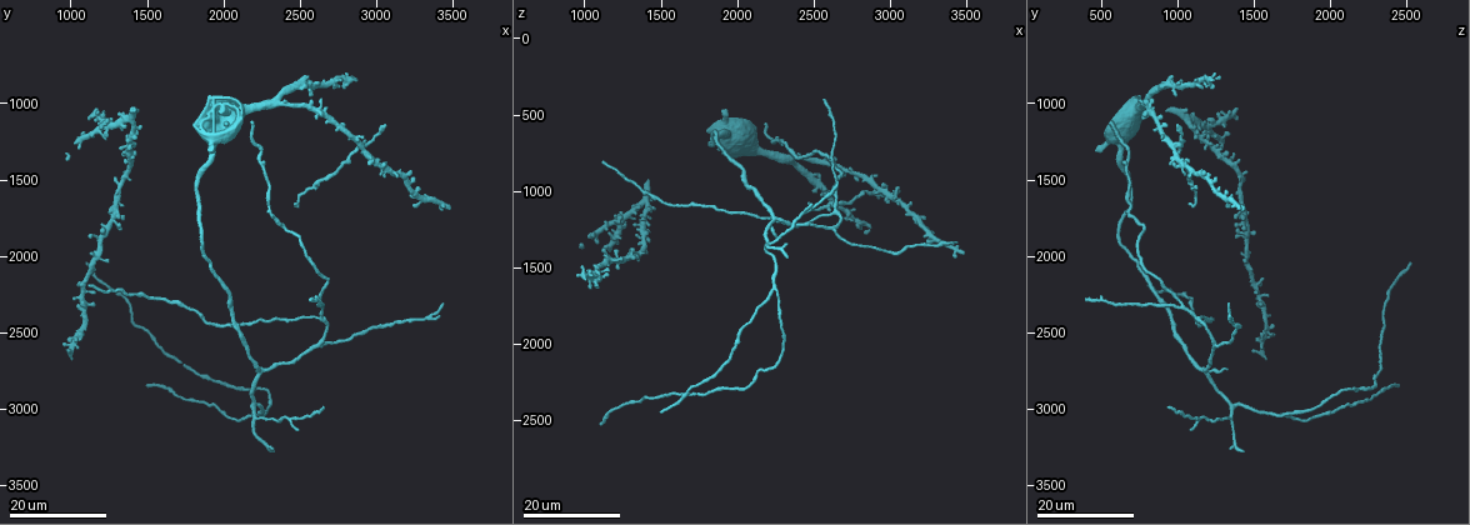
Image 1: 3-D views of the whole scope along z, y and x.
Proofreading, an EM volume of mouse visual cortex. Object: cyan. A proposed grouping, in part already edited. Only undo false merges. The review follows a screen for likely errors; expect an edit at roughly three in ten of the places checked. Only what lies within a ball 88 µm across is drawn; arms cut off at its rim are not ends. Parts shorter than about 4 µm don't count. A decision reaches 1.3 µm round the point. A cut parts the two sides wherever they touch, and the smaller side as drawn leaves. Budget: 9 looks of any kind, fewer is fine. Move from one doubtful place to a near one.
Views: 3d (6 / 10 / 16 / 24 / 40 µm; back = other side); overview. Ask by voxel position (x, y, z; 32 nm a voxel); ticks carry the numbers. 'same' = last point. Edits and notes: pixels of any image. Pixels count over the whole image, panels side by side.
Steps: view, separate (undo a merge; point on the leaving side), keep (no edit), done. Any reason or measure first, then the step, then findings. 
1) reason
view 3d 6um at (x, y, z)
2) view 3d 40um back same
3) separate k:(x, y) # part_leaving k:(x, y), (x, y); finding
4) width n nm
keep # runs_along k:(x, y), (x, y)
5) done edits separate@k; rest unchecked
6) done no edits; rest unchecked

two arms in line, one across
view 3d 24um at (2240, 3040, 1620)

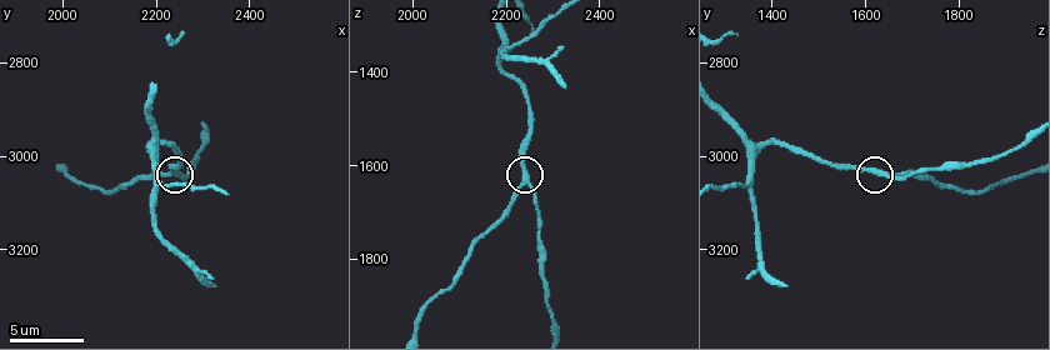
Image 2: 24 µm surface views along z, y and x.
closer look
view 3d 10um at (2250, 3040, 1640)

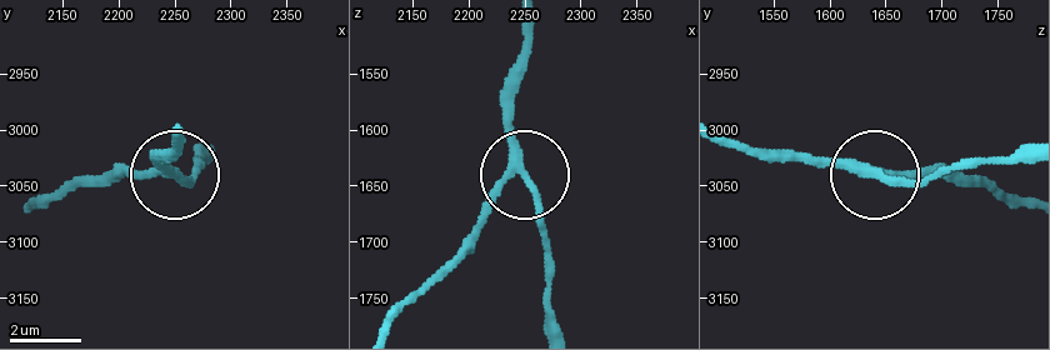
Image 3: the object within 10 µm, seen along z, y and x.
width 260 nm
keep # runs_along 3:(723, 133), (785, 156), (848, 156), (878, 175), (961, 175); continuous, no second neuron

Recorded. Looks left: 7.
arms part here
view 3d 10um at (2195, 2985, 1365)

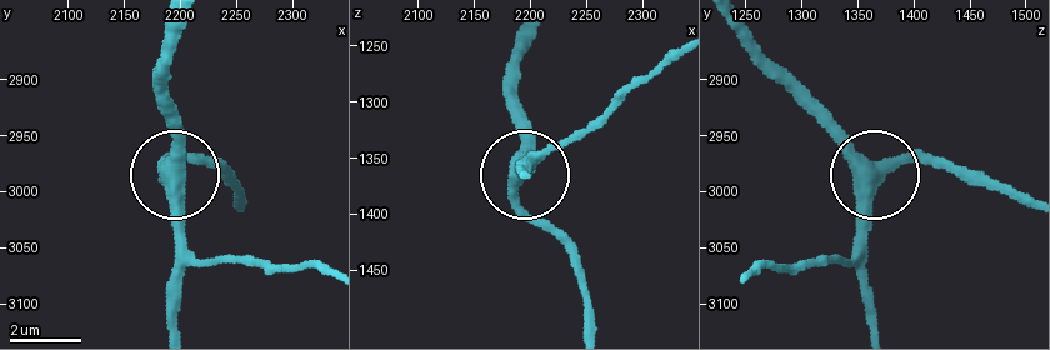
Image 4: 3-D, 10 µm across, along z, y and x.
view 3d 6um at (2188, 2986, 1370)

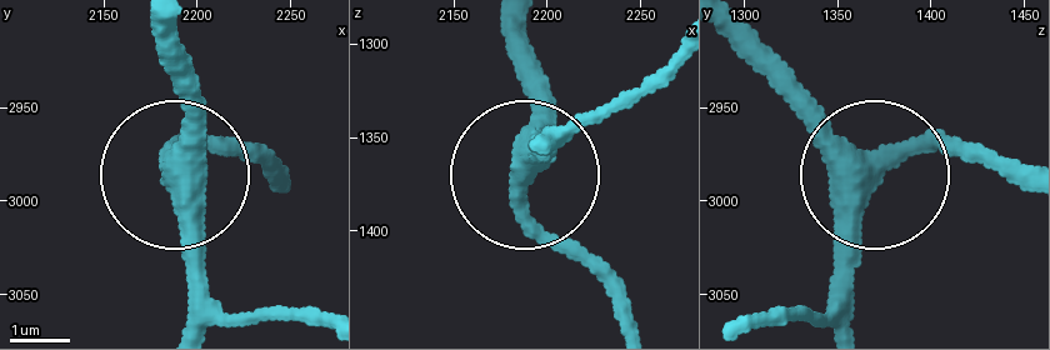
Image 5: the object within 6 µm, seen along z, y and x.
arms 3
keep # runs_along 5:(721, 21), (866, 171), (856, 320); continuous, no second neuron

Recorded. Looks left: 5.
view 3d 24um at (2260, 2740, 1180)

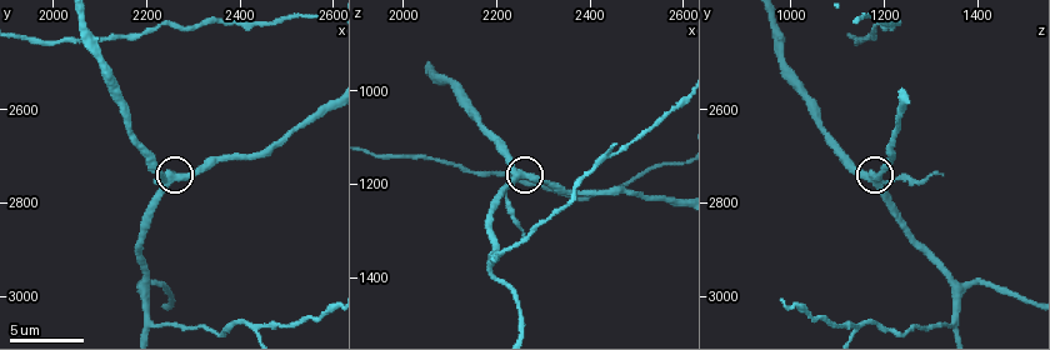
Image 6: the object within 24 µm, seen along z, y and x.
zoom in
view 3d 10um at (2240, 2760, 1185)

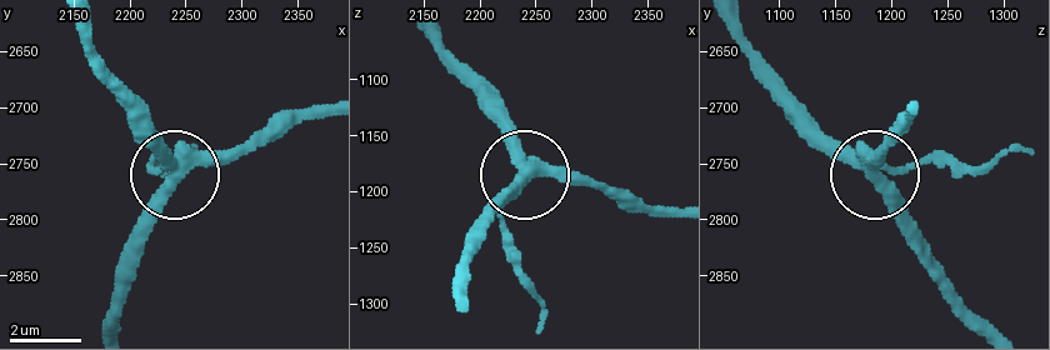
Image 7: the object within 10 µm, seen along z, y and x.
side_arm 96 um
separate 7:(503, 225) # part_leaving 7:(518, 176), (500, 228), (515, 271), (541, 308), (541, 325); two neurons meet here

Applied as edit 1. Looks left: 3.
see it whole again
view overview

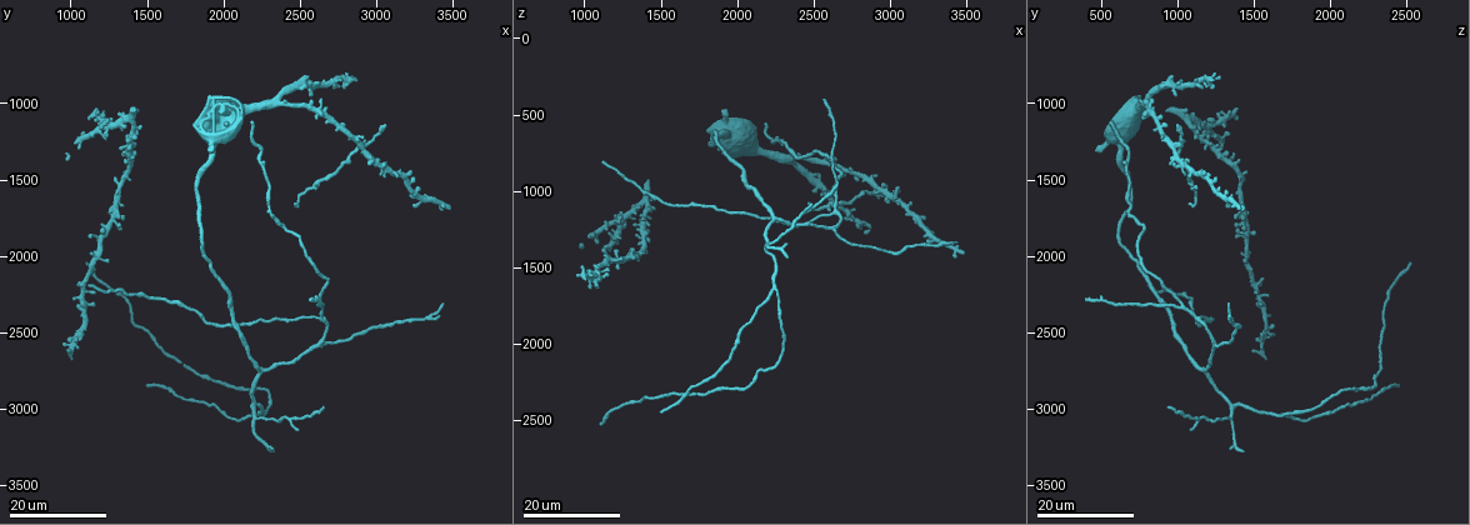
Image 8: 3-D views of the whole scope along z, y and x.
branch point
view 3d 24um at (2900, 1300, 960)

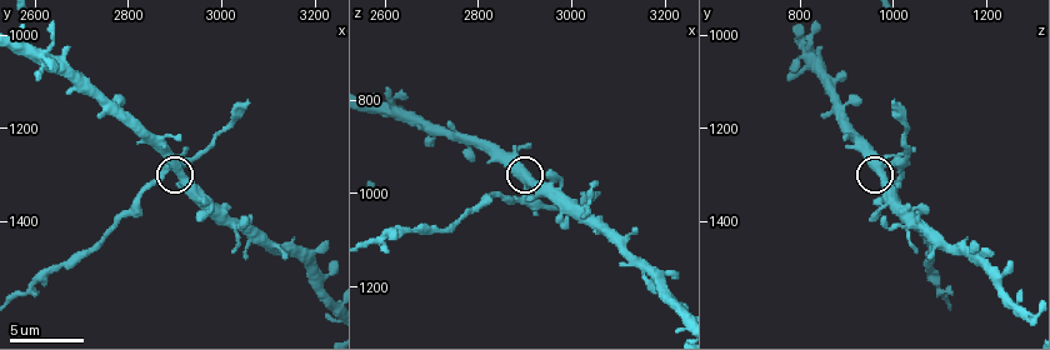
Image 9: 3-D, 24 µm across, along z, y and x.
view 3d 10um at (2900, 1285, 980)

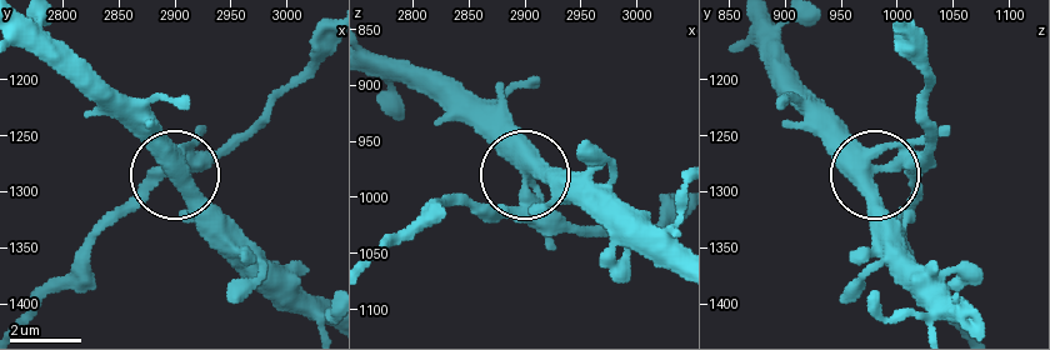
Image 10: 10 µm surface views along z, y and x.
arms 3
separate 10:(139, 189) # two neurons meet here

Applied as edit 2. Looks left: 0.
done edits separate@7, separate@10; rest unchecked

